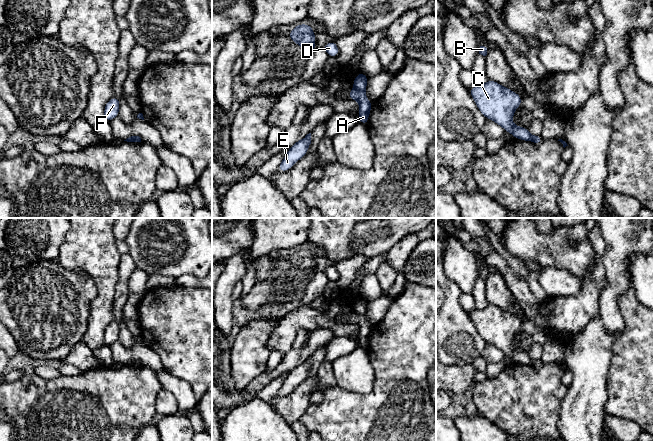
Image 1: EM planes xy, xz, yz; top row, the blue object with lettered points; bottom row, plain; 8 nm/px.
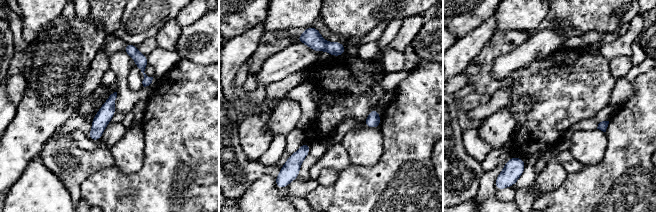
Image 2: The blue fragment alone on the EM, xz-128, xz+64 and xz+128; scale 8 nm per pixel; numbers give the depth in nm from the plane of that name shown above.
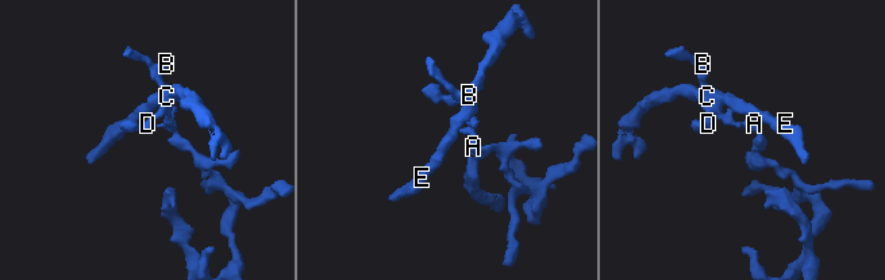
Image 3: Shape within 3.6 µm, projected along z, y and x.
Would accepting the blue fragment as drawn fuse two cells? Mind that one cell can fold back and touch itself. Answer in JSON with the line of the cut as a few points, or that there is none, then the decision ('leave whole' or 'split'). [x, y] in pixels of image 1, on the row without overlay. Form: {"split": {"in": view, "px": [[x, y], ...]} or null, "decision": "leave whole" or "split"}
{"split": {"in": "xz", "px": [[354, 311], [363, 315]]}, "decision": "split"}

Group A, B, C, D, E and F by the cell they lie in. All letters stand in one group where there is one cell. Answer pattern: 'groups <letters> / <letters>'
groups A / B C D E F

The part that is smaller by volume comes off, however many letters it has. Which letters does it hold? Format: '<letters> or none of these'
B, C, D, E, F

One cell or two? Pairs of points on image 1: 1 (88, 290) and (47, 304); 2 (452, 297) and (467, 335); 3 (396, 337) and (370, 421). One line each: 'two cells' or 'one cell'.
1: one cell
2: one cell
3: one cell

